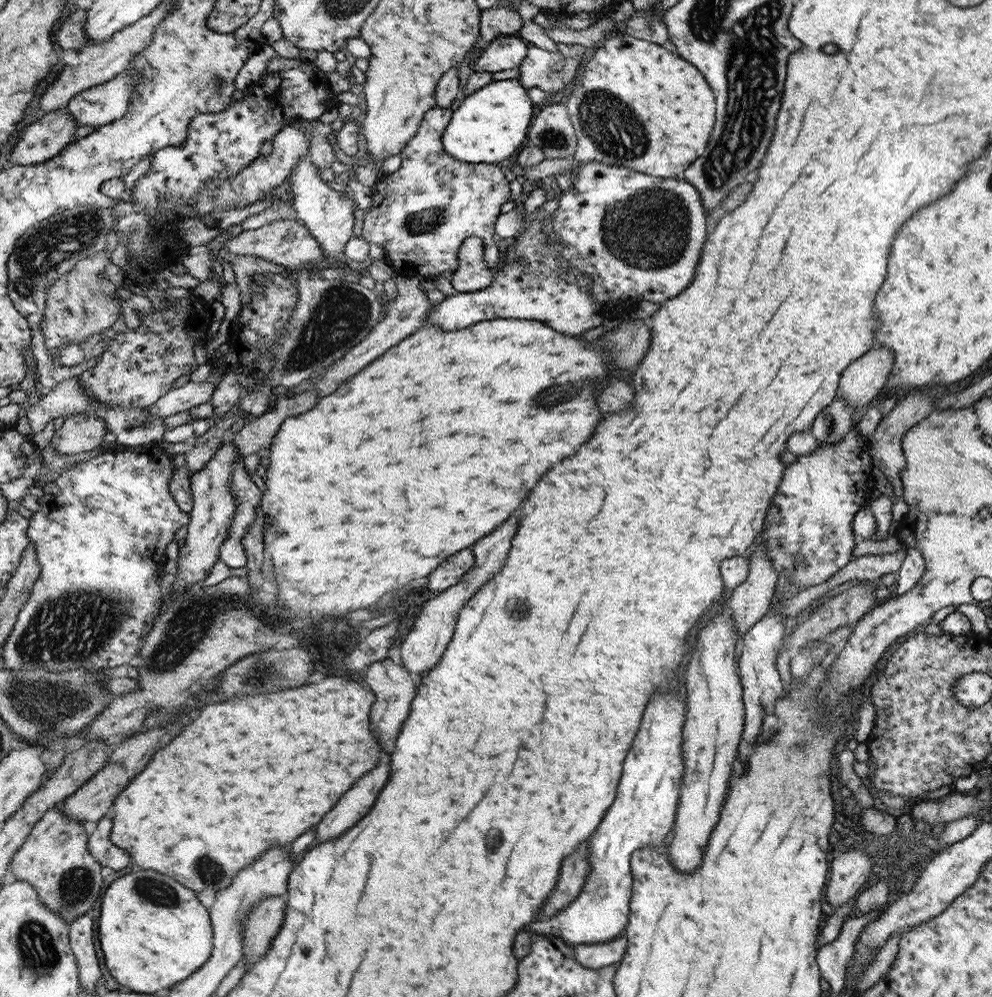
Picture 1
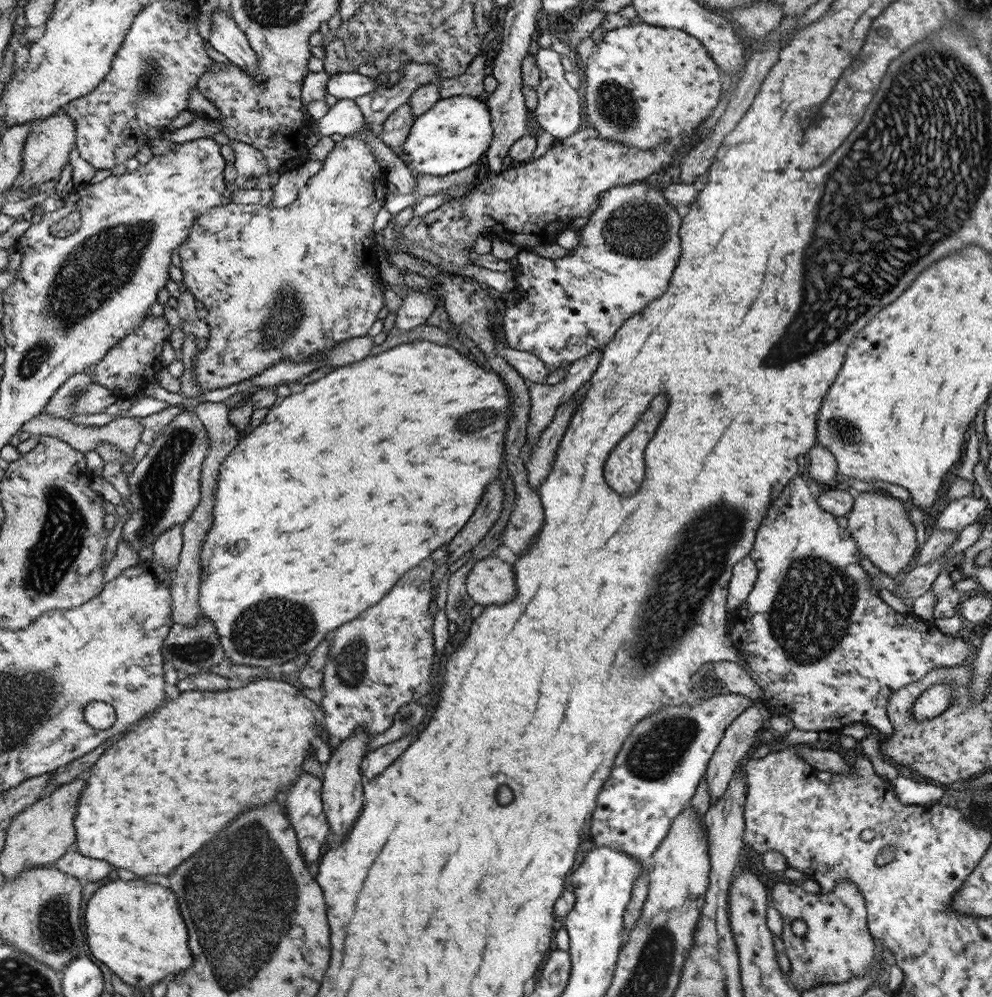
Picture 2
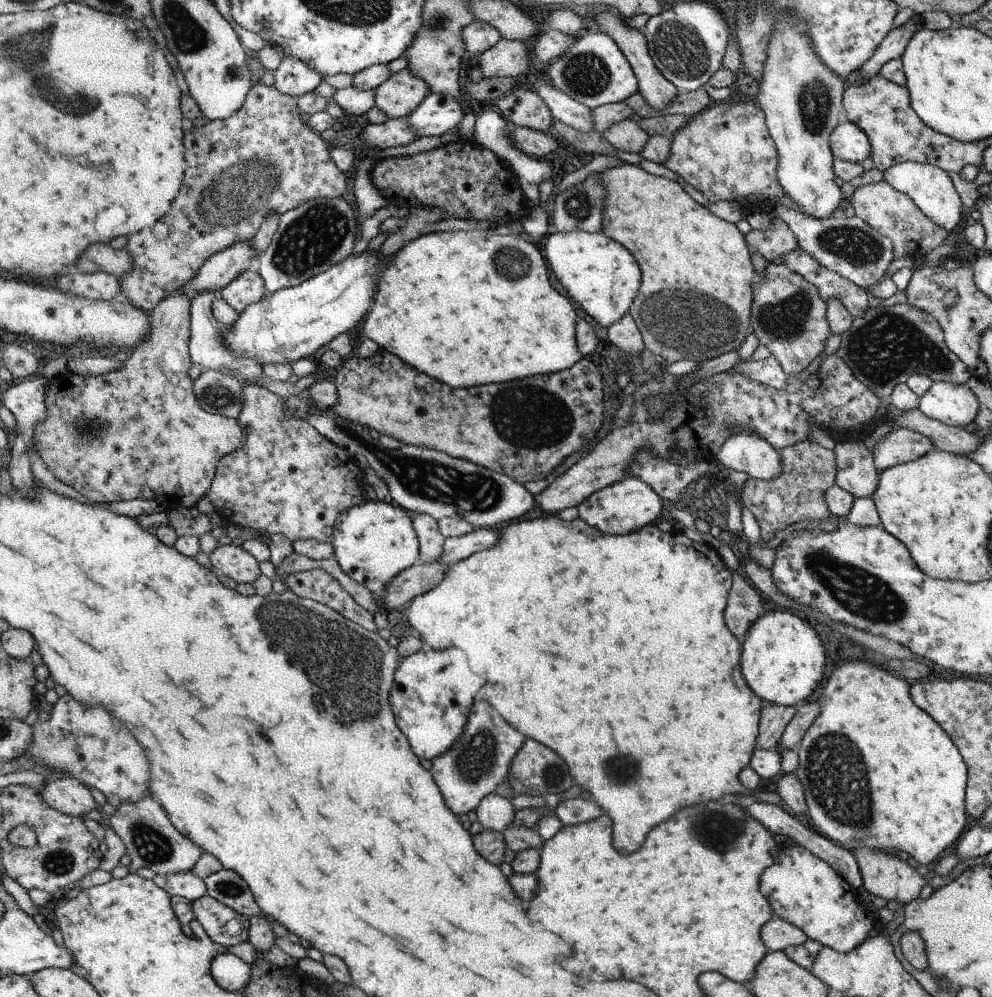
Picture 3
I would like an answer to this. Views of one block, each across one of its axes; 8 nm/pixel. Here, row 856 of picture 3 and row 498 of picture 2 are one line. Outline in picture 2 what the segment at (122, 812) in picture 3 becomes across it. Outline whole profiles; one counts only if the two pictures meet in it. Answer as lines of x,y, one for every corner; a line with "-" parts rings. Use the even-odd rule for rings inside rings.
192,410
180,412
166,426
128,479
131,490
128,506
131,513
124,523
121,537
139,550
150,546
166,529
184,522
192,516
201,502
203,488
202,465
209,454
212,439
205,422

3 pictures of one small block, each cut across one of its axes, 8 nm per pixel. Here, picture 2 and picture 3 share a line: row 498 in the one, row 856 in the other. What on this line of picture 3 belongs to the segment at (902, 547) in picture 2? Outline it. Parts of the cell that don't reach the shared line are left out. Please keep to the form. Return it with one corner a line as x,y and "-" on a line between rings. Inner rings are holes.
866,845
858,848
852,846
850,850
857,860
864,888
868,890
869,894
874,894
874,897
880,896
888,901
899,900
905,905
918,898
922,892
922,887
928,882
928,877
920,875
908,861
900,859
893,852
873,849

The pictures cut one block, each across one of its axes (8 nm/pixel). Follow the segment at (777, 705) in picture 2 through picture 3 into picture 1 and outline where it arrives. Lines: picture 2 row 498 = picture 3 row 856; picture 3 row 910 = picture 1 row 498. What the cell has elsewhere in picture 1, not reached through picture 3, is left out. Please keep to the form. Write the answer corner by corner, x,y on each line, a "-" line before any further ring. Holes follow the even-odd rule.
873,406
864,407
862,412
855,415
854,425
844,439
835,444
819,443
816,450
798,456
796,462
783,470
781,483
765,518
764,529
755,538
755,544
765,546
763,549
767,550
767,555
772,559
777,573
780,574
780,571
786,569
790,584
800,586
801,591
828,580
852,560
851,554
857,543
856,536
852,532
852,519
861,510
866,496
872,492
872,484
866,483
870,480
874,466
869,451
870,442
858,429
858,421
864,418
864,414
869,410
873,410
-
794,554
803,555
804,561
794,563

